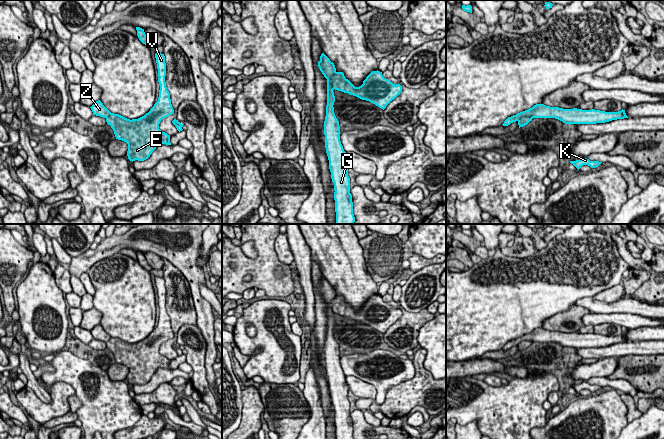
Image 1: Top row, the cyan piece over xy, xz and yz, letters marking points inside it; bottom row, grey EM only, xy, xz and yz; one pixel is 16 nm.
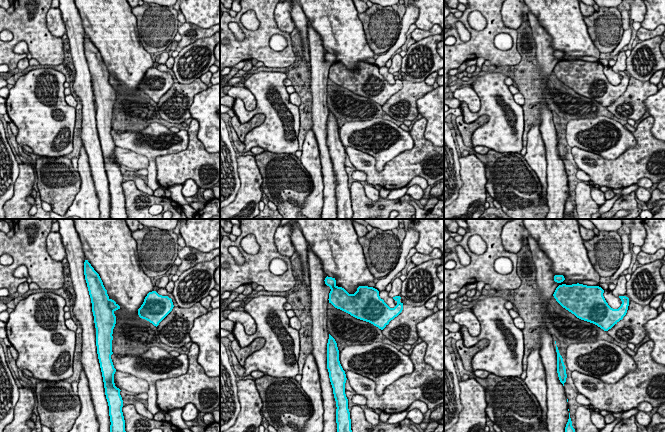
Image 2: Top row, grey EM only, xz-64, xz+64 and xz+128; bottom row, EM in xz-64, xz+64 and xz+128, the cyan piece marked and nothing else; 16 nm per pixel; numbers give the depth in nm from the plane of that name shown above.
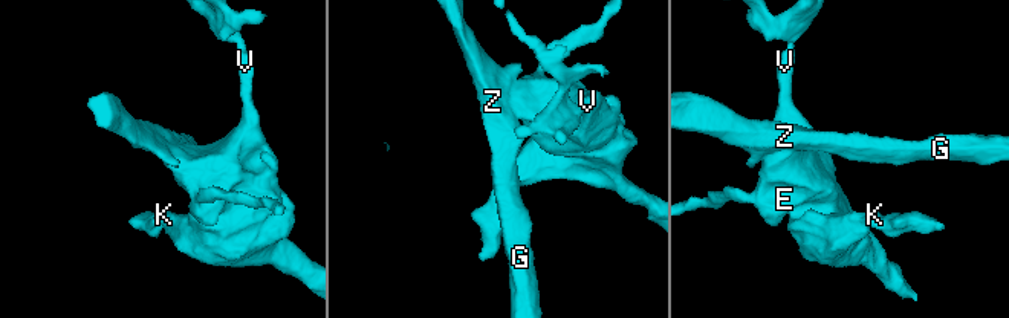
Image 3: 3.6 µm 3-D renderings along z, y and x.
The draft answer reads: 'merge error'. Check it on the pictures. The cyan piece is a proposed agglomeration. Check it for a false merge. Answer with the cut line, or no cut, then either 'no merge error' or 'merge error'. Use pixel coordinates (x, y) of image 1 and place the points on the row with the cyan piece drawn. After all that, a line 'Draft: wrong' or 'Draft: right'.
cut xz (335, 71), (331, 80), (333, 88); merge error
Draft: right

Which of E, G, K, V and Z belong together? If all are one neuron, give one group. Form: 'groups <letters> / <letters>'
groups E K V / G Z

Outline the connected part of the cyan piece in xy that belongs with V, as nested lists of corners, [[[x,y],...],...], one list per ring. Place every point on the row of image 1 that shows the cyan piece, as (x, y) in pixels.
[[[156,53],[155,58],[160,90],[158,101],[150,111],[144,116],[132,120],[114,113],[106,118],[106,122],[113,129],[116,139],[128,144],[127,156],[132,162],[148,159],[159,144],[171,145],[170,135],[159,129],[161,120],[174,114],[170,93],[165,82],[165,56]]]

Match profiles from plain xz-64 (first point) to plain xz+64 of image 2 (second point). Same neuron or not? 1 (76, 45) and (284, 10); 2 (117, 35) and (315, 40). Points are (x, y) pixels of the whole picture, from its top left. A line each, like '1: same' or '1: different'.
1: different
2: different

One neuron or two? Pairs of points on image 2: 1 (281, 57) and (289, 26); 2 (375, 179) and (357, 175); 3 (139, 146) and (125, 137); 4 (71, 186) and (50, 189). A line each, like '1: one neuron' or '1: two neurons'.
1: two neurons
2: two neurons
3: one neuron
4: one neuron

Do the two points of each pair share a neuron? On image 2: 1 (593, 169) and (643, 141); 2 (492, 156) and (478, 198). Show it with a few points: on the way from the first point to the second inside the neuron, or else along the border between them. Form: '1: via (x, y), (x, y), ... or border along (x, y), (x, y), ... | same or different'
1: via (606, 169), (619, 169), (634, 154) | same
2: border along (474, 155), (485, 165), (487, 192) | different

